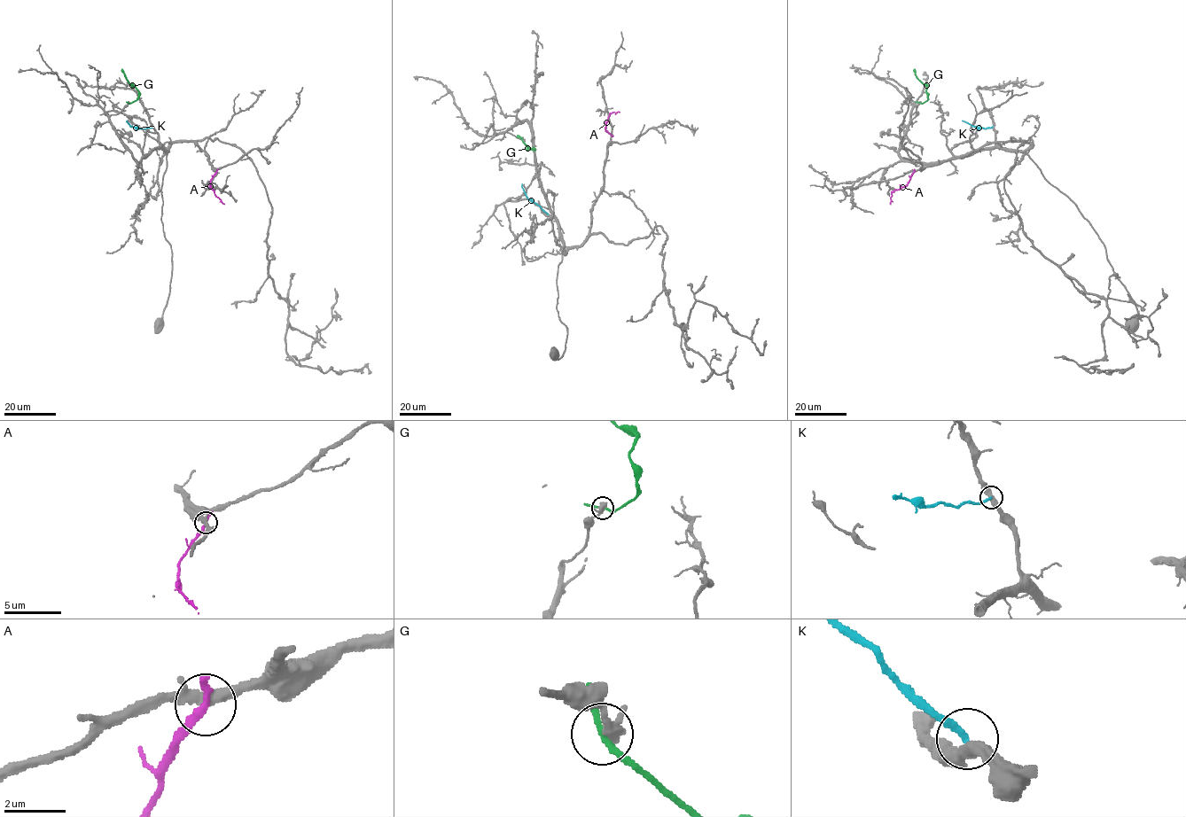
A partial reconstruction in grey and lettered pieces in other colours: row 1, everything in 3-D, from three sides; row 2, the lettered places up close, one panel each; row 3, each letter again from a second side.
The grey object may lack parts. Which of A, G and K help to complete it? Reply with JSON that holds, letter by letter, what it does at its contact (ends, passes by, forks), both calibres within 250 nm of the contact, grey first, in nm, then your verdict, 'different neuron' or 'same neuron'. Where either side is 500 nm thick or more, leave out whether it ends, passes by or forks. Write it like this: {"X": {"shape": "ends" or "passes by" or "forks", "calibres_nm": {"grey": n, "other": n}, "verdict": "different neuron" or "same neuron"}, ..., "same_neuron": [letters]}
{"A": {"shape": "ends", "calibres_nm": {"grey": 320, "other": 340}, "verdict": "different neuron"}, "G": {"shape": "passes by", "calibres_nm": {"grey": 480, "other": 190}, "verdict": "different neuron"}, "K": {"shape": "ends", "calibres_nm": {"grey": 420, "other": 240}, "verdict": "different neuron"}, "same_neuron": []}

